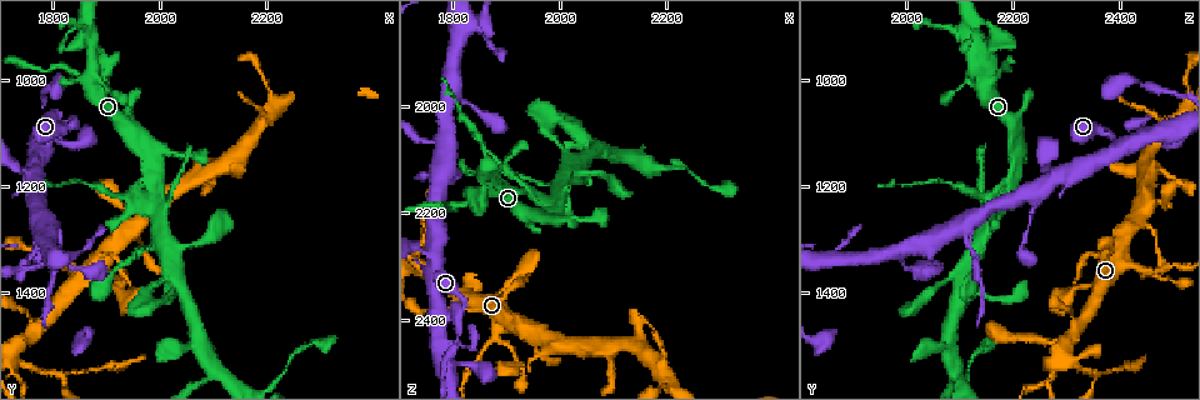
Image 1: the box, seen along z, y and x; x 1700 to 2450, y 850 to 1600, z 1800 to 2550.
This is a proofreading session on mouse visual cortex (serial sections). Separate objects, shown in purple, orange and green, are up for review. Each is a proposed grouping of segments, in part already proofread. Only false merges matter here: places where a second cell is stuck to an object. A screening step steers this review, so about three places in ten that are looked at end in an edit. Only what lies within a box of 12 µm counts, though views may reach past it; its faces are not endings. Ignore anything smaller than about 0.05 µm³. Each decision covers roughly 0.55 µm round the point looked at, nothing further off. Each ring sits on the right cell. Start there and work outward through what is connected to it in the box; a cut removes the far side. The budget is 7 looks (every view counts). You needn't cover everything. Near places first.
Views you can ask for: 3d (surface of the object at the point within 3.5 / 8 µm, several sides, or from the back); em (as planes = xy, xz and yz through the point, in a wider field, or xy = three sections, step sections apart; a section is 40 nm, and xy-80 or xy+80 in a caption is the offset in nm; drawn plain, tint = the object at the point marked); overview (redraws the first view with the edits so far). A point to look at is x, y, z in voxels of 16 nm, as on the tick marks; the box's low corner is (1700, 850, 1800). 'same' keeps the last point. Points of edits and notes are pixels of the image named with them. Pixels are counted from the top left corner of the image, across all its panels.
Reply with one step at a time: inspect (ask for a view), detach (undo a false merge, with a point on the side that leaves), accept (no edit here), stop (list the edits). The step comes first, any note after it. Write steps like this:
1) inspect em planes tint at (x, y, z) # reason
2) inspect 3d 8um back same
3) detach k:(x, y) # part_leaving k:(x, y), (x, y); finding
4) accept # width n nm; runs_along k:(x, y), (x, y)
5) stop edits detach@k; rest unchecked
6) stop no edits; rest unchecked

inspect 3d 3.5um at (1925, 1225, 2145) # thin neck

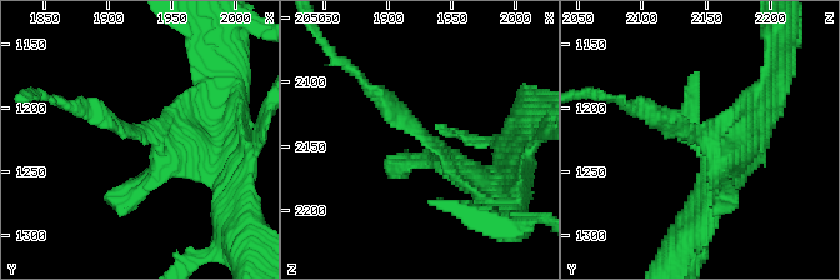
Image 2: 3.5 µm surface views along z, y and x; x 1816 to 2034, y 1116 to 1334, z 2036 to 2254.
inspect em xy step 3 tint at (1928, 1224, 2140)

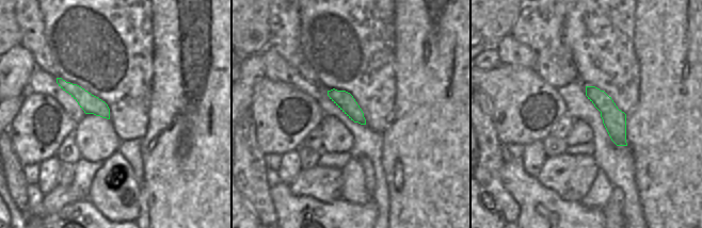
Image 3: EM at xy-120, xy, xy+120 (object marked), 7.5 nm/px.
detach 2:(394, 123) # part_leaving 2:(429, 138), (341, 61); two cells meet here

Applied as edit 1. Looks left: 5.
inspect overview # redraw

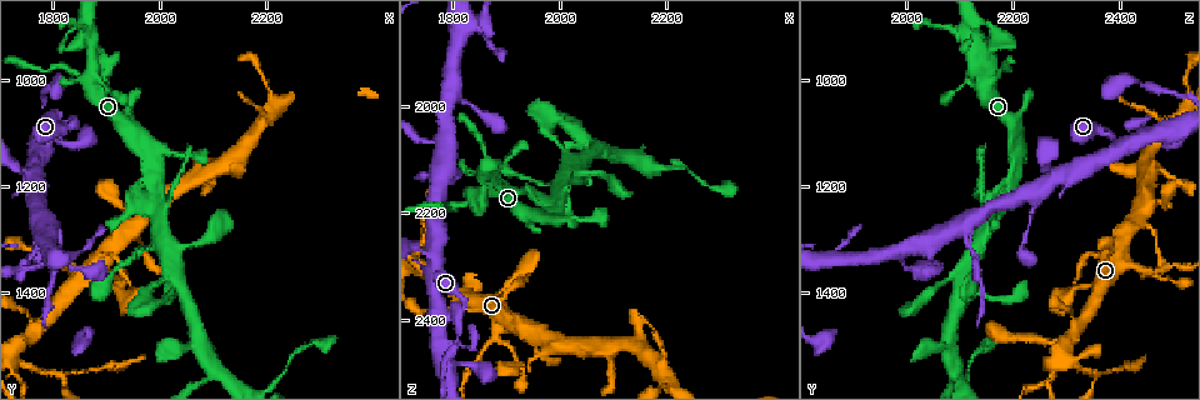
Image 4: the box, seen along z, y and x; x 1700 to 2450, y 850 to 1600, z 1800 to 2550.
inspect 3d 3.5um at (1795, 1270, 2120) # four or more arms meet

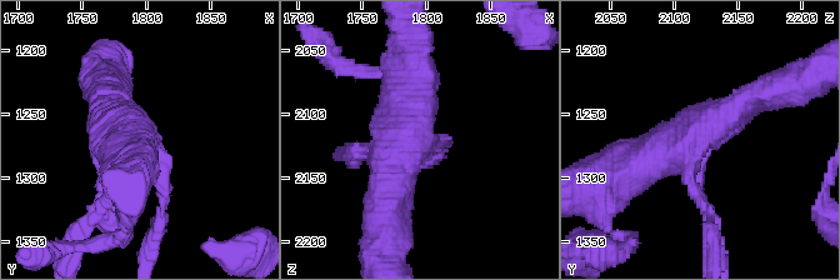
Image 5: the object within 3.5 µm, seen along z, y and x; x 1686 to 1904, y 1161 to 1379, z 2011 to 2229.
inspect em xy step 2 tint same

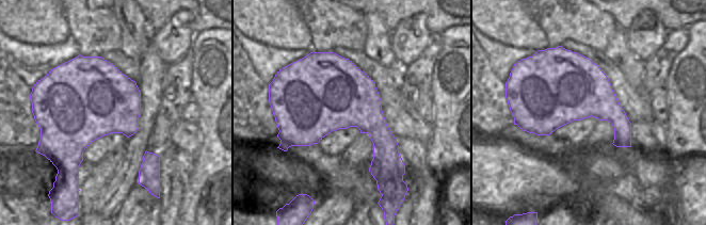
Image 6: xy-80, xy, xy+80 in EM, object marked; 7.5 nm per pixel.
detach 5:(160, 210) # two cells meet here

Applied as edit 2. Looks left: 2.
stop edits detach@2, detach@5; rest unchecked

